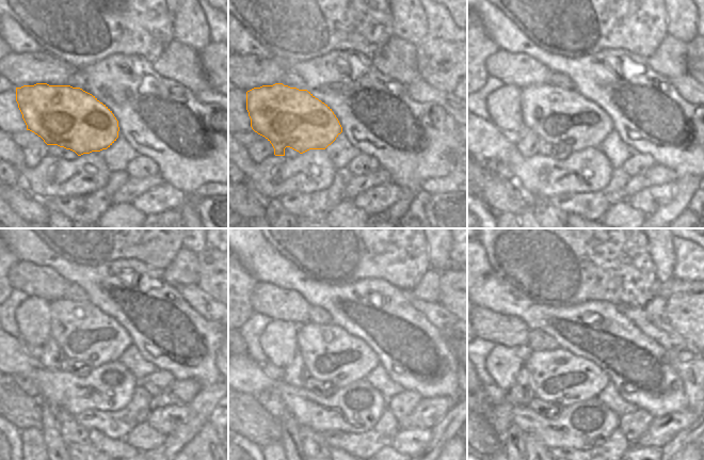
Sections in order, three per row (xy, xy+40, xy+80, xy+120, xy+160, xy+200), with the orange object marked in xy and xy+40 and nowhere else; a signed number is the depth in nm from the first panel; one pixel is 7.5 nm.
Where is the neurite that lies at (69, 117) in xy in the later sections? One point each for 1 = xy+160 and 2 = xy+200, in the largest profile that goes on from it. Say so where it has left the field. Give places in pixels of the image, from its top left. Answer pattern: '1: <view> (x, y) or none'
1: xy+160 (320, 376)
2: xy+200 (559, 376)

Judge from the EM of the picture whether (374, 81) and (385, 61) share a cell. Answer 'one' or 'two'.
two

